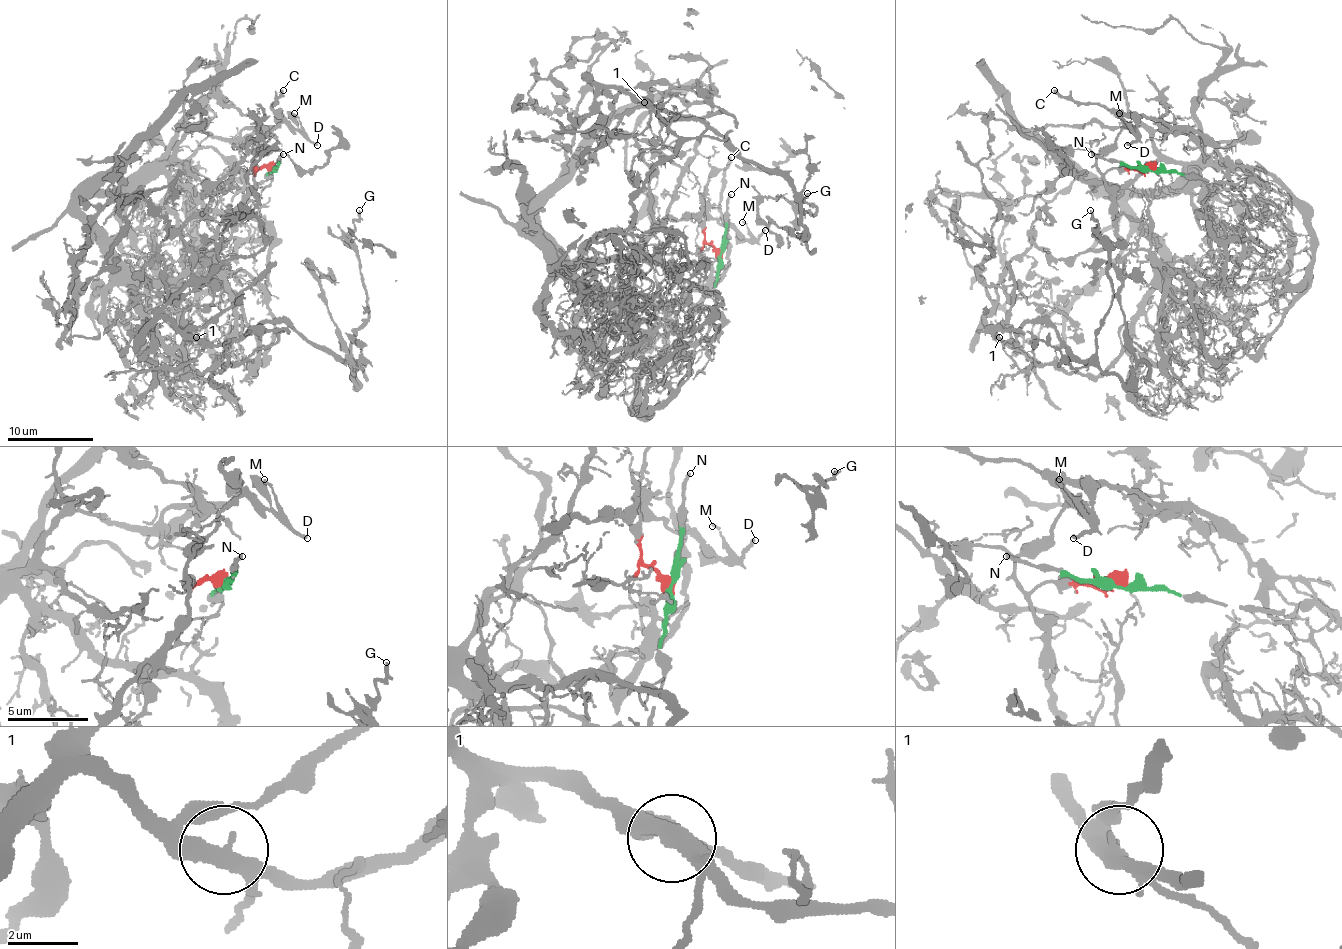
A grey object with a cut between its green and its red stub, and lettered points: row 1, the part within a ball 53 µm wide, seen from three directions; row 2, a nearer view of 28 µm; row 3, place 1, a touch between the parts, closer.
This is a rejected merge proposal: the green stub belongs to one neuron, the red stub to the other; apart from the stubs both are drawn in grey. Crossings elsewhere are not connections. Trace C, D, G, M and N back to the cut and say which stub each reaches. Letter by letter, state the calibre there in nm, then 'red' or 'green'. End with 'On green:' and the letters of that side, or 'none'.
C: 280 nm | red
D: 180 nm | red
G: 200 nm | red
M: 130 nm | red
N: 200 nm | green
On green: N

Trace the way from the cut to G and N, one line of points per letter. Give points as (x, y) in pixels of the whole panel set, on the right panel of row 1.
G: (1153, 171), (1104, 175), (1114, 246), (1031, 235), (1000, 339), (1095, 352), (1091, 210)
N: (1151, 171), (1110, 162), (1091, 154)

